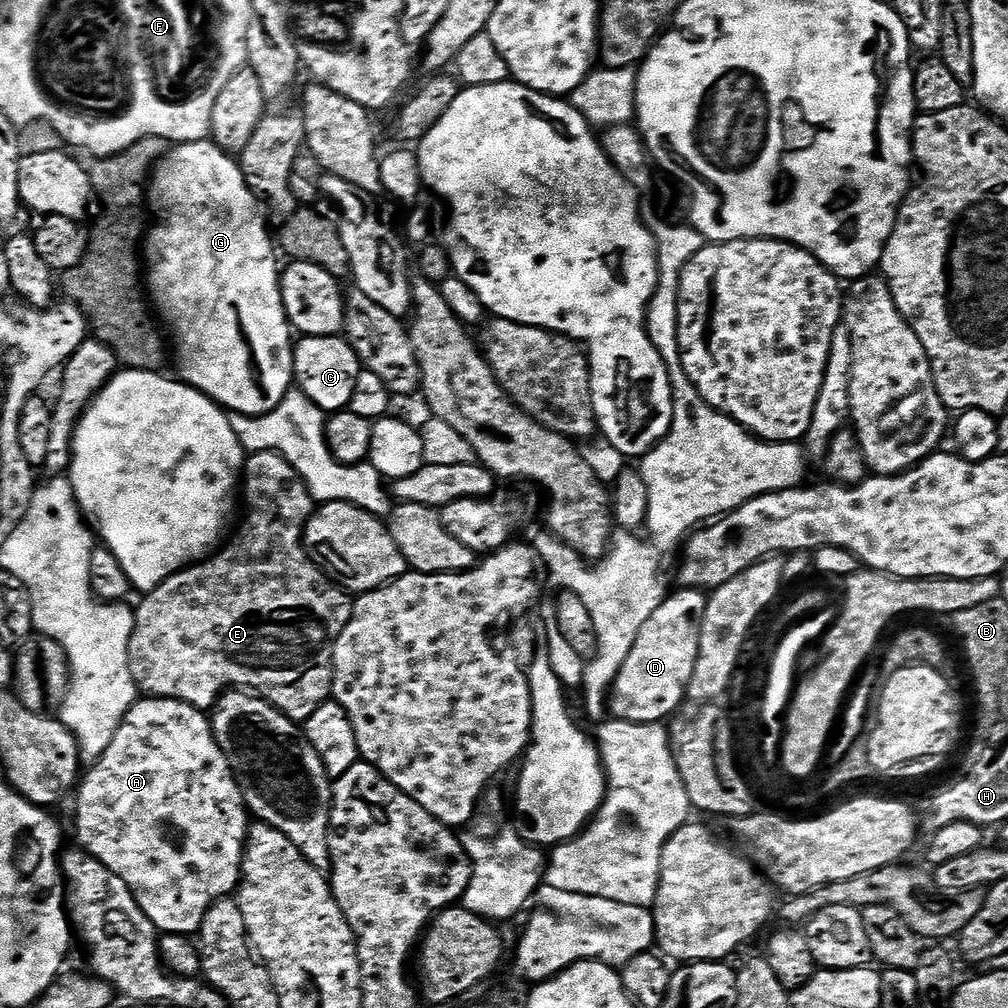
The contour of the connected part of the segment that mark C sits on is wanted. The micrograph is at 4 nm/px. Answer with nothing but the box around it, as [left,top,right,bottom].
[292,335,362,414]

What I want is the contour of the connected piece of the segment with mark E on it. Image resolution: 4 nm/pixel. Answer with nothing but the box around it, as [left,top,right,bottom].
[130,452,354,722]

